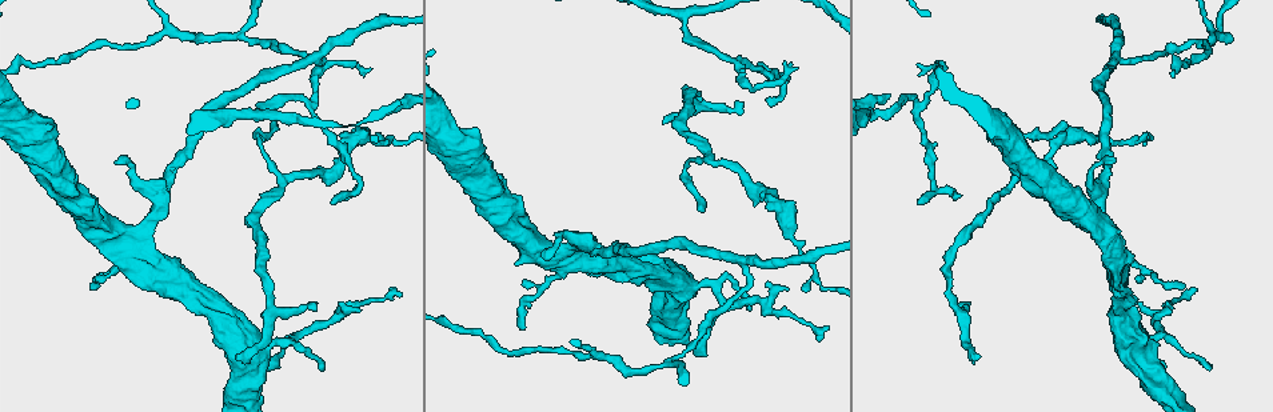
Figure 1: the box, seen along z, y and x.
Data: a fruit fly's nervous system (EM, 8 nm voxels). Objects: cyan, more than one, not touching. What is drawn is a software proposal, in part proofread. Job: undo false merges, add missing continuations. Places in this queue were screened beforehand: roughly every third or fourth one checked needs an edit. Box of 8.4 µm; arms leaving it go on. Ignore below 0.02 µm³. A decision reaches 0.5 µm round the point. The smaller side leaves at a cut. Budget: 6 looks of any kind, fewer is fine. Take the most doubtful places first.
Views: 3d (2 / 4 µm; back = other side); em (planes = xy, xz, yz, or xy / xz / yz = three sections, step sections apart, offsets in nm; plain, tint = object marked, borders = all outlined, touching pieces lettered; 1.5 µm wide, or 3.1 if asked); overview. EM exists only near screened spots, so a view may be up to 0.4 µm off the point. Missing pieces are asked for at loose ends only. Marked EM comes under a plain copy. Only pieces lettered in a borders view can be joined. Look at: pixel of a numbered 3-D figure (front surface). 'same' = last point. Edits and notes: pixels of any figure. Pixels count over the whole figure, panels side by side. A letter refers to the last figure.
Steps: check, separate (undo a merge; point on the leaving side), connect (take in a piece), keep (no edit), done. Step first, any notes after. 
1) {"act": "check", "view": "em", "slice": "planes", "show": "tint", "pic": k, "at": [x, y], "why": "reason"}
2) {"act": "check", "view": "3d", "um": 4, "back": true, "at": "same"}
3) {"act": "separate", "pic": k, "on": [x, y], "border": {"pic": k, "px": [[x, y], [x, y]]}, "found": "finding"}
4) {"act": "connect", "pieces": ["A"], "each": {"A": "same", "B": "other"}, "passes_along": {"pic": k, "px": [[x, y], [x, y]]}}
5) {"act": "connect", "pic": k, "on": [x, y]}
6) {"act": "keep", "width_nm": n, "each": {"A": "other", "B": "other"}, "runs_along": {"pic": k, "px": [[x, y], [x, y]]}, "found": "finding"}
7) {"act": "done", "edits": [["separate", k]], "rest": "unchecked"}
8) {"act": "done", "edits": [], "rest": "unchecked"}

{"act": "check", "view": "em", "slice": "xy", "step": 8, "show": "tint", "pic": 1, "at": [235, 359]}

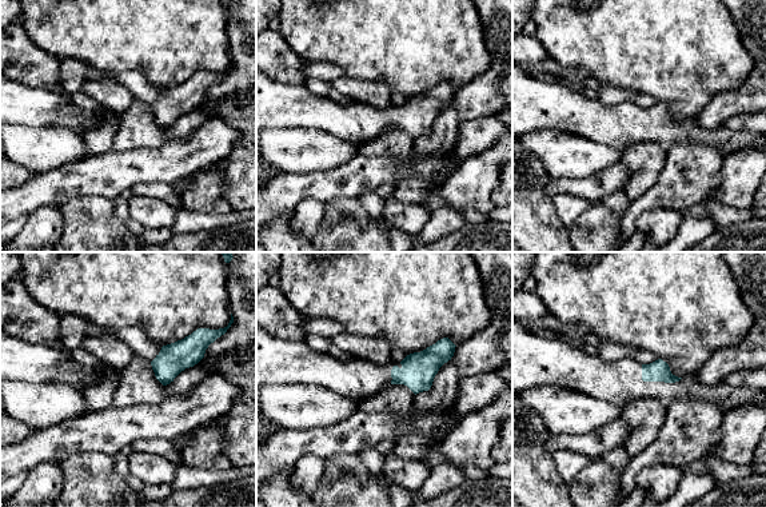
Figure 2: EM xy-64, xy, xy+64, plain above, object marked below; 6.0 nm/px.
{"act": "check", "view": "em", "slice": "xy", "step": 8, "show": "borders", "at": "same", "why": "what lies round it"}

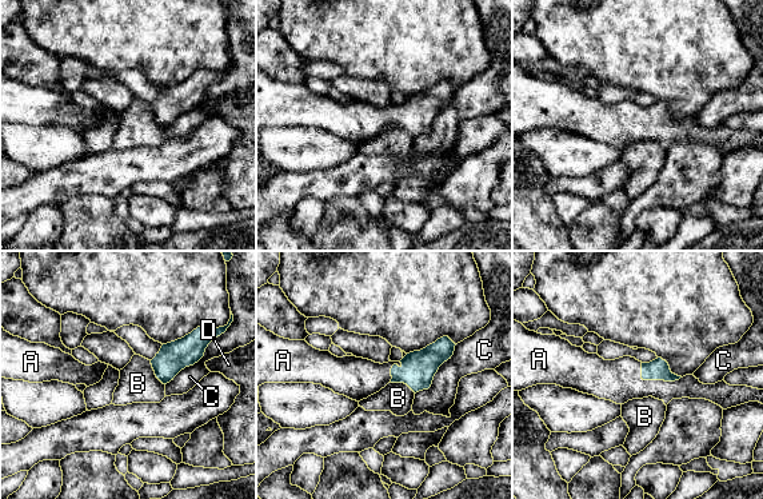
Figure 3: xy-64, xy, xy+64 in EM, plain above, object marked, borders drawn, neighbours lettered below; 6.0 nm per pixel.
{"act": "connect", "pieces": ["A"], "longest_contact_nm": ["C", 400], "each": {"A": "same", "B": "other", "C": "other", "D": "other"}, "found": "the neuron continues"}

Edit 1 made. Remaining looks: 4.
{"act": "check", "view": "overview", "why": "redraw"}

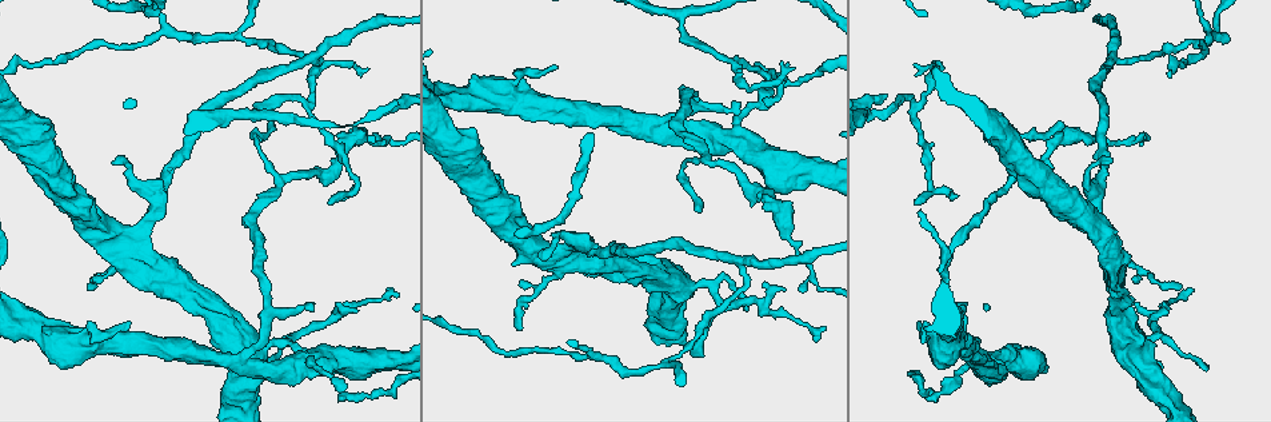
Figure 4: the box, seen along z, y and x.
{"act": "check", "view": "em", "slice": "planes", "show": "tint", "pic": 4, "at": [310, 304], "why": "thin end"}

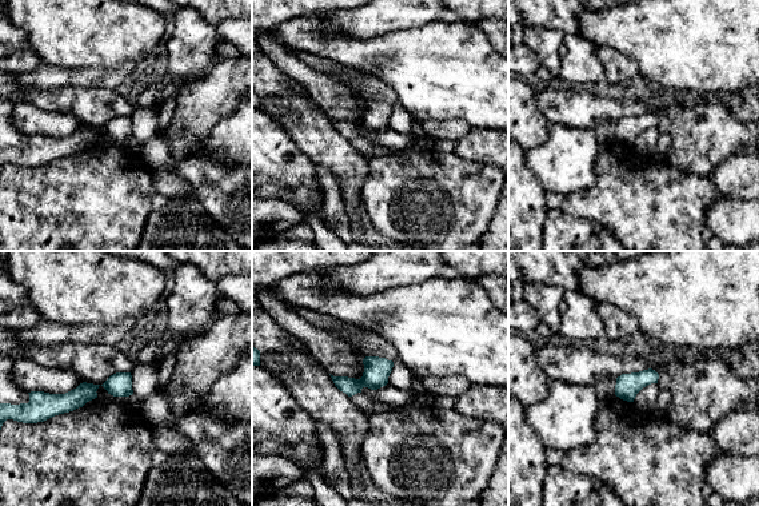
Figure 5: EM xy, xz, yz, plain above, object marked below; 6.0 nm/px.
{"act": "check", "view": "em", "slice": "planes", "show": "borders", "at": "same"}

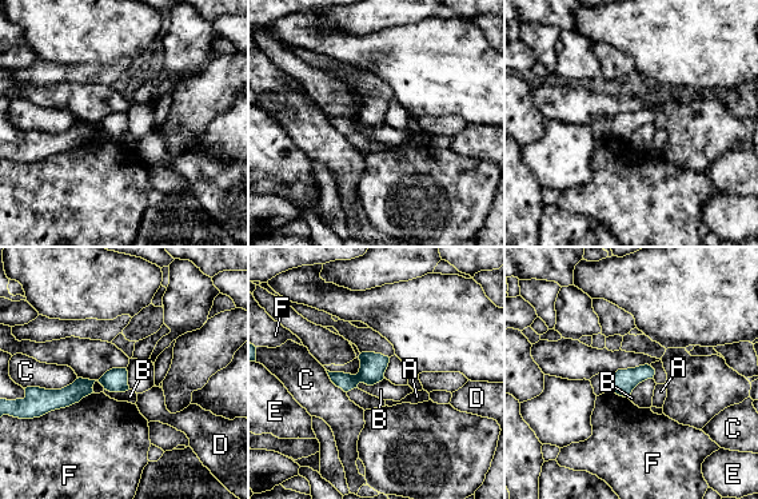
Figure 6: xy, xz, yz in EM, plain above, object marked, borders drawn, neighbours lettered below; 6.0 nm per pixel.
{"act": "keep", "each": {"A": "other", "B": "other", "C": "other", "D": "other", "E": "other", "F": "other"}, "border": {"pic": 6, "px": [[385, 378], [356, 387]]}, "found": "no lettered piece goes on from it"}

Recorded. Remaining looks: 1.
{"act": "done", "edits": [["connect", 3]], "rest": "unchecked"}

